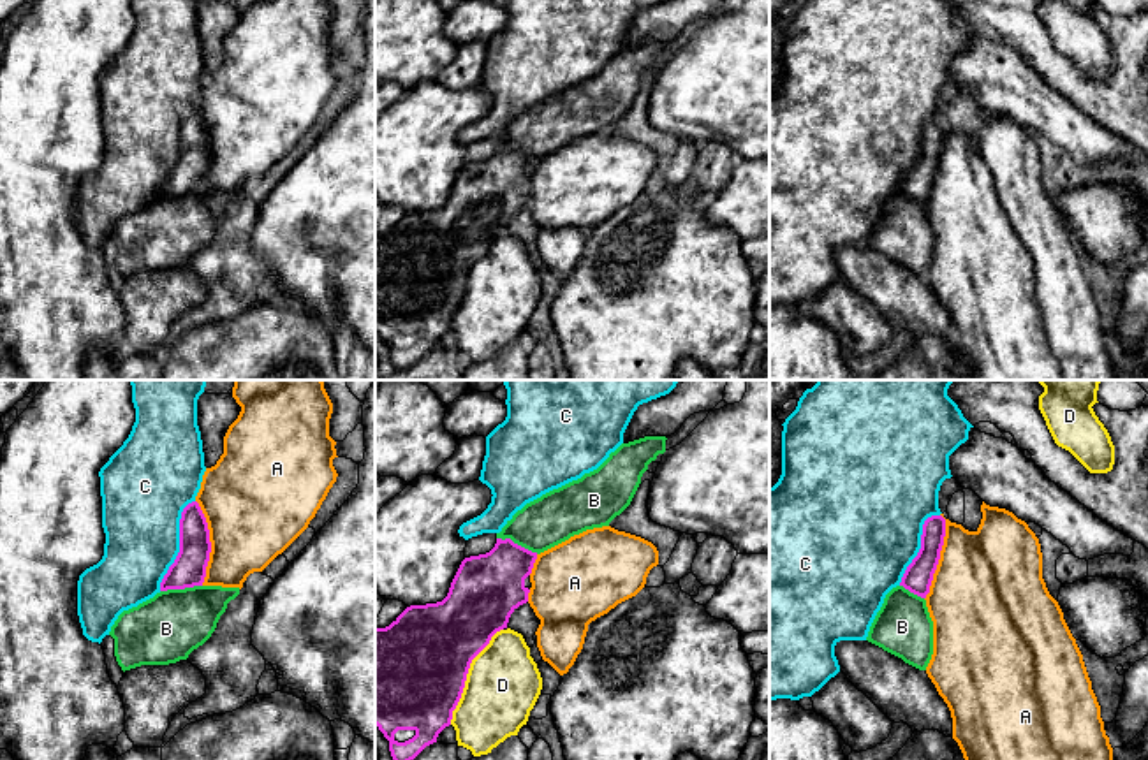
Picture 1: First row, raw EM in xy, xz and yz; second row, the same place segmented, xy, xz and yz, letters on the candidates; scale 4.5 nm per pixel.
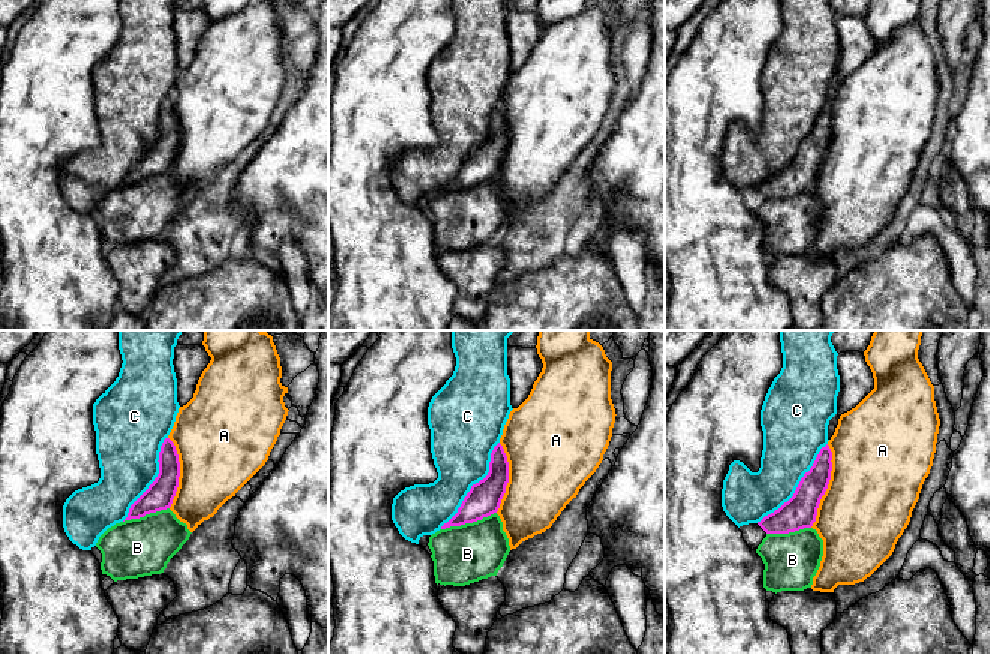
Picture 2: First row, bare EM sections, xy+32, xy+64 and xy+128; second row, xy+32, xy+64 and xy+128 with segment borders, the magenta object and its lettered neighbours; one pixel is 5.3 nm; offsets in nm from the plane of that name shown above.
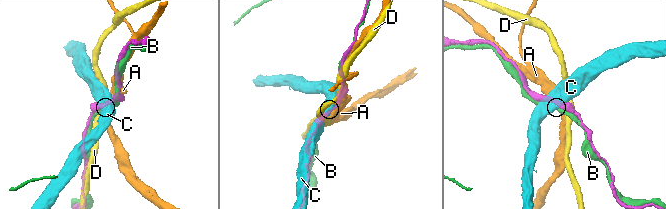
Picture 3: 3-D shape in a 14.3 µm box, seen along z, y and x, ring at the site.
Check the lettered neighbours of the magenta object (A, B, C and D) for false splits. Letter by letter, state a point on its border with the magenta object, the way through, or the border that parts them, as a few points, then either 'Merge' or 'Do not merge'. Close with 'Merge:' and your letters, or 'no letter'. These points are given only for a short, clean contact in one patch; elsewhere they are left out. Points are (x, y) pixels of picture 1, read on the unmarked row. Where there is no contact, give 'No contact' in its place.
A: Touches magenta at xy (210, 148). Do not merge
B: Touches magenta at xy (180, 194). Merge
C: Touches magenta at xy (180, 150). Do not merge
D: Touches magenta at xz (465, 282). Do not merge
Merge: B

